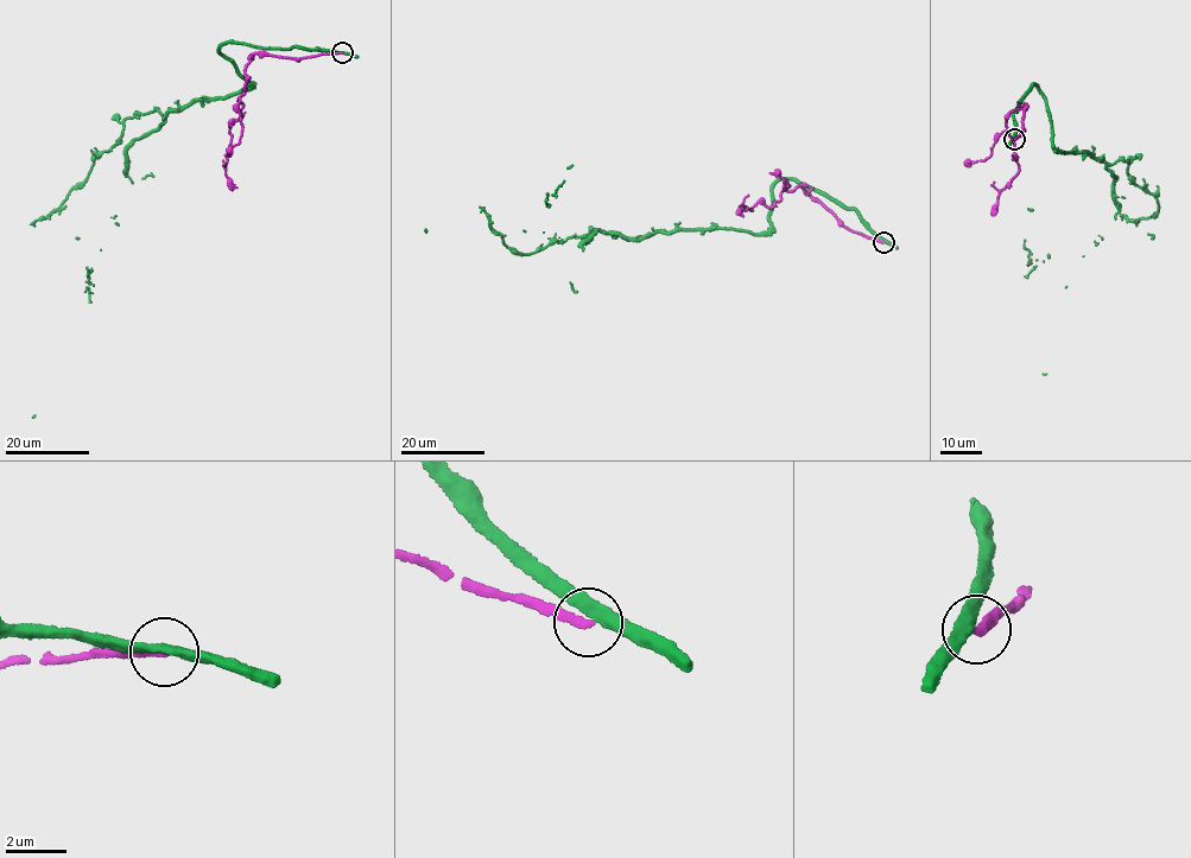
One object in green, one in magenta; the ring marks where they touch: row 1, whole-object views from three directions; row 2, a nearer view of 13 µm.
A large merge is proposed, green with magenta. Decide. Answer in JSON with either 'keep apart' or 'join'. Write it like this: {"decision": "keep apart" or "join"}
{"decision": "keep apart"}

